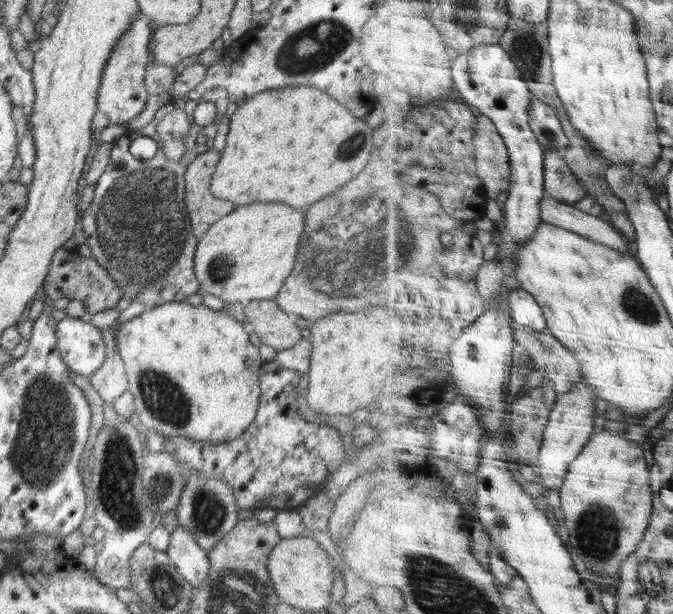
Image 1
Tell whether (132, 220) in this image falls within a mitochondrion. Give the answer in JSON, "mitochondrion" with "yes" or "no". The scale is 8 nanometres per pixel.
{"mitochondrion":"yes"}

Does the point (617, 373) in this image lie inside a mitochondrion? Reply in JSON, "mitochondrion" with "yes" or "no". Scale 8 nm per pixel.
{"mitochondrion":"no"}

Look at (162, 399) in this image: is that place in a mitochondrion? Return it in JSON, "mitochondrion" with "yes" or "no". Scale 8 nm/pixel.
{"mitochondrion":"yes"}

